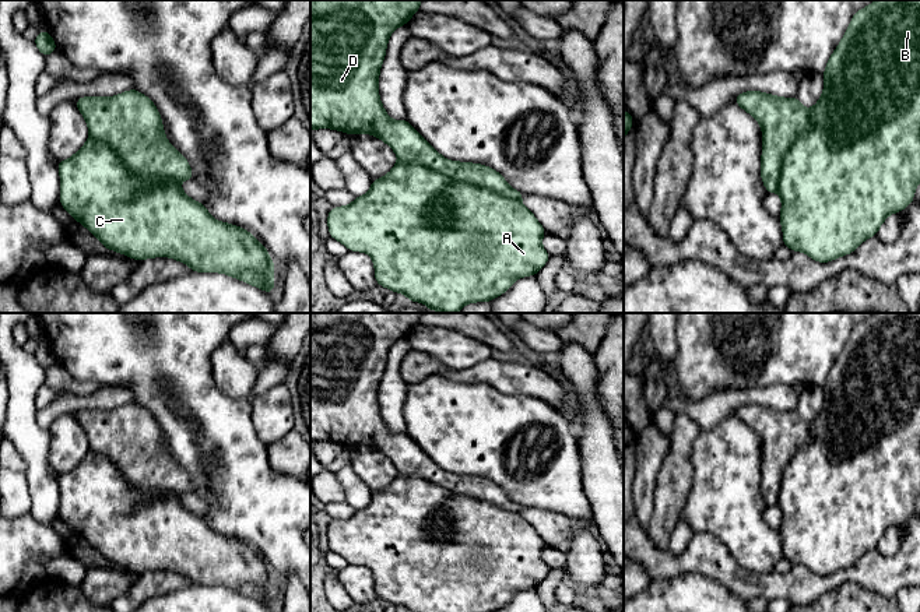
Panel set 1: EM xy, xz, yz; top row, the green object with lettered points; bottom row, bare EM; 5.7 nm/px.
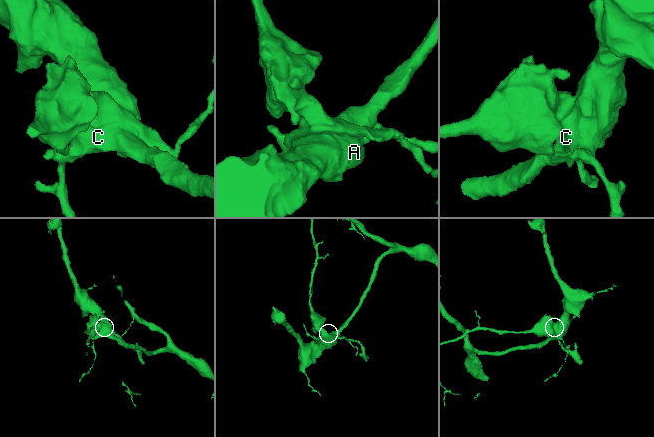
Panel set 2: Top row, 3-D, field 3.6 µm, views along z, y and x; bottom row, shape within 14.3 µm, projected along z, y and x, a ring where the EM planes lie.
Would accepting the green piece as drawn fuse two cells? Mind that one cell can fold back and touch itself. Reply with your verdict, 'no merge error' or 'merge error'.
merge error

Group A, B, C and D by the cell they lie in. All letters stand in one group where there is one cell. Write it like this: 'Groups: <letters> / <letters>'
Groups: A B C / D

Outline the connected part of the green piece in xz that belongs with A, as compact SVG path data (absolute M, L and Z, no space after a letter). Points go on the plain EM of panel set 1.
M398 474L386 489L373 492L366 507L355 510L350 518L333 520L327 538L330 551L350 564L372 570L378 598L408 612L495 612L517 591L536 588L551 570L541 558L544 539L519 513L457 495L419 475Z

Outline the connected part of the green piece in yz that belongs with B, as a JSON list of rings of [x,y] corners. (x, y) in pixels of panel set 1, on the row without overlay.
[[[875,313],[858,323],[829,370],[822,390],[824,405],[808,423],[808,437],[783,471],[777,506],[782,511],[779,532],[783,558],[791,564],[805,566],[818,576],[828,576],[853,566],[865,552],[877,549],[891,527],[903,524],[914,513],[914,503],[920,496],[920,313]]]

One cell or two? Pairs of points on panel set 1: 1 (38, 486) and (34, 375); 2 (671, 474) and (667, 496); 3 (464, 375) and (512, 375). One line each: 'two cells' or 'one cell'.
1: one cell
2: one cell
3: one cell

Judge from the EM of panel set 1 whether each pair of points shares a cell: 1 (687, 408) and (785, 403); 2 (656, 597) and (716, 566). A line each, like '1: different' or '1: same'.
1: same
2: different

